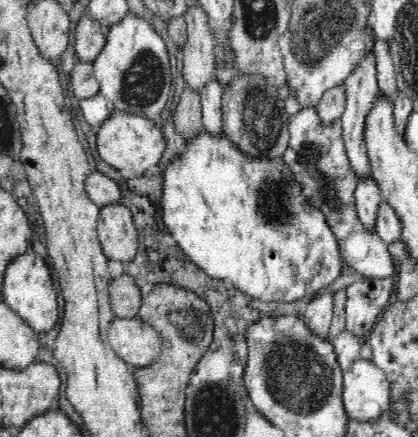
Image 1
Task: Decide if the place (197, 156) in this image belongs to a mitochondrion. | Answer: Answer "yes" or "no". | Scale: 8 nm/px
no

